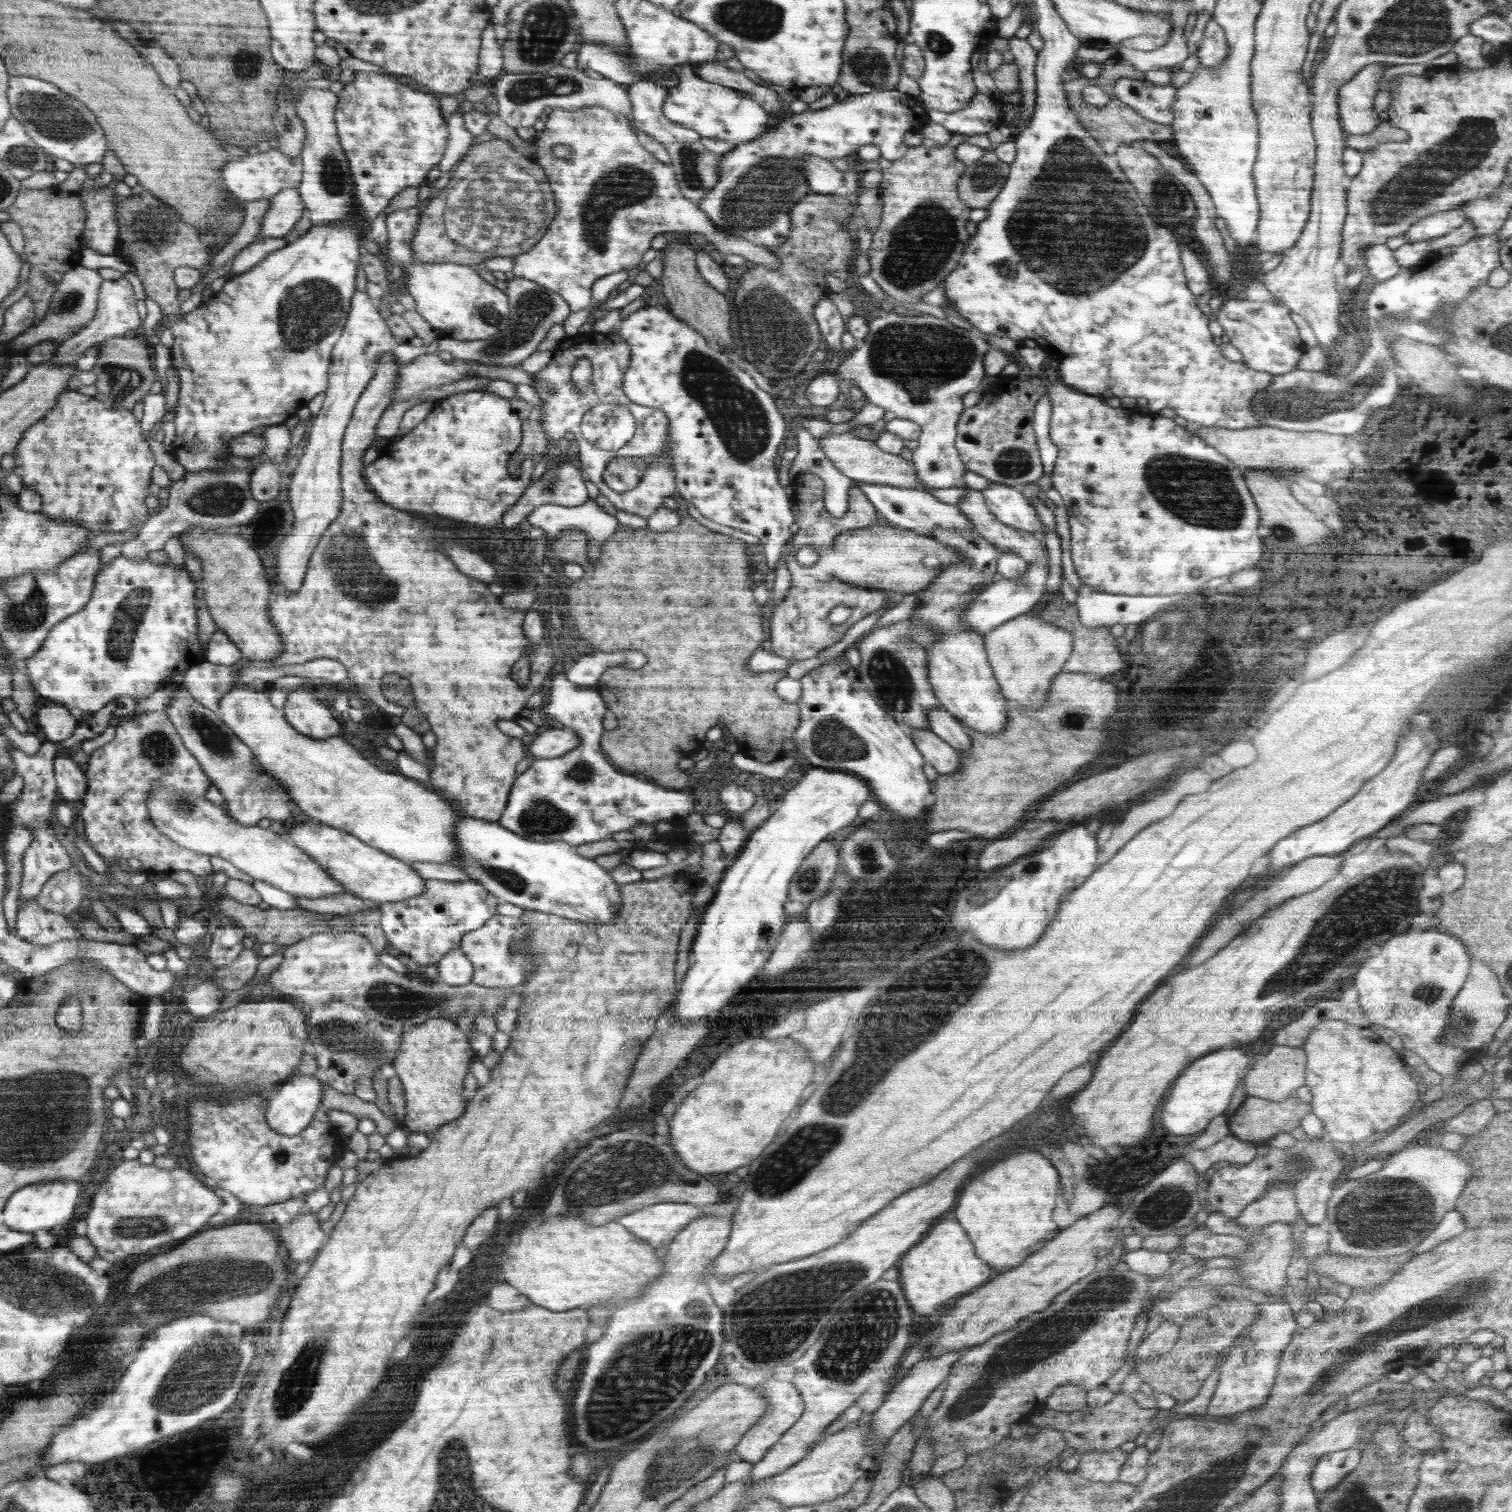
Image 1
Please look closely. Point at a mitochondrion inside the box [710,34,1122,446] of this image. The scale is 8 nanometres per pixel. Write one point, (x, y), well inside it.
(921, 359)

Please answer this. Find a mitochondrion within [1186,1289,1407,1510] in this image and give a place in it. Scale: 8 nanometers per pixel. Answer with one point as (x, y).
(1304, 1400)

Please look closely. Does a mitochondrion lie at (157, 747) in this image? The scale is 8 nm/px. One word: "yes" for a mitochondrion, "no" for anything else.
yes

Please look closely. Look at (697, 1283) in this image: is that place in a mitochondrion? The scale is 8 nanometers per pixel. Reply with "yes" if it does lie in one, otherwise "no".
no

